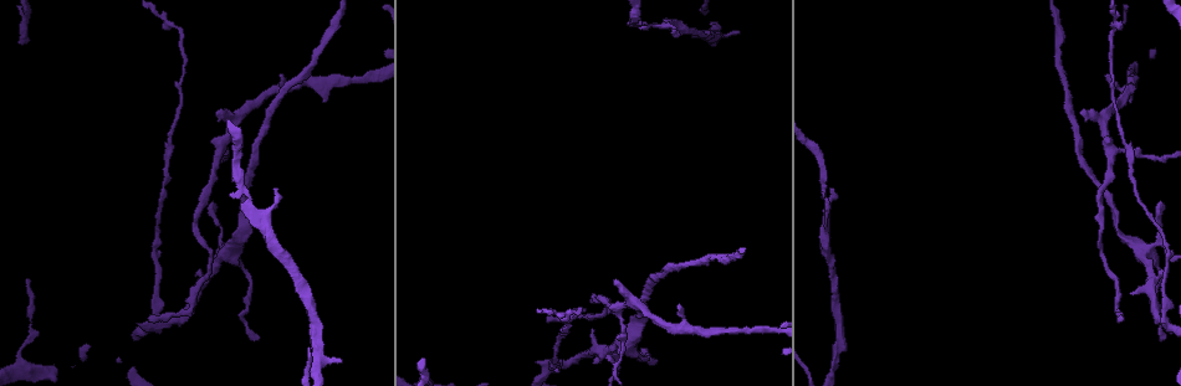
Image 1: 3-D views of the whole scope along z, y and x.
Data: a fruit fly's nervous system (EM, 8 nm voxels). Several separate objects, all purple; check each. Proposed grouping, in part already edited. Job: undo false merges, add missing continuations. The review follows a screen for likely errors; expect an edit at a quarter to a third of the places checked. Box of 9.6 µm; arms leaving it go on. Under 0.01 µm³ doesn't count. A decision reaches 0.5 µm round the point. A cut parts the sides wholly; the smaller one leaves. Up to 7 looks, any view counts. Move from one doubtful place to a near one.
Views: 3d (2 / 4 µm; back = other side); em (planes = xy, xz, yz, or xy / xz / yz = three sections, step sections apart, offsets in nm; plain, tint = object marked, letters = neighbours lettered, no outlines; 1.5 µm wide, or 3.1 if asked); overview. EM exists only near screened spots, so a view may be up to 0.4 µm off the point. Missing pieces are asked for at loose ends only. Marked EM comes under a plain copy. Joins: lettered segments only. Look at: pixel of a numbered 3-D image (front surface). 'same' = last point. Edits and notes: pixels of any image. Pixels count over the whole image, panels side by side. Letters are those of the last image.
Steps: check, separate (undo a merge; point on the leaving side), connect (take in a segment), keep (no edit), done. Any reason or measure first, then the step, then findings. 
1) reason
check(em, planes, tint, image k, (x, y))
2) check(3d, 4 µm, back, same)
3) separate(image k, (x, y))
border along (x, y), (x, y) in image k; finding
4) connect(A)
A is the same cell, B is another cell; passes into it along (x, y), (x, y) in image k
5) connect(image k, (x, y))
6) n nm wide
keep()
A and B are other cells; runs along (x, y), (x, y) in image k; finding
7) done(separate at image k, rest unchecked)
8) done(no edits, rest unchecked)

free end
check(em, planes, letters, image 1, (610, 359))

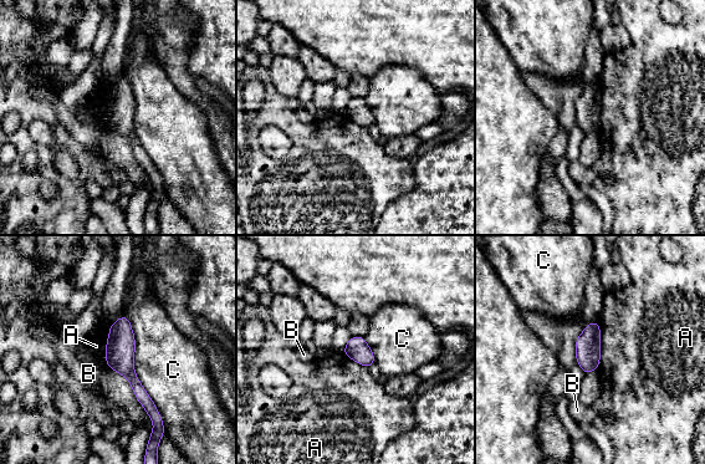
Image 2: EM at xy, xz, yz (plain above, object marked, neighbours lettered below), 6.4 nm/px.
150 nm wide
keep()
A, B and C are other cells; runs along (123, 319), (123, 365), (153, 413) in image 2; no lettered segment goes on from it

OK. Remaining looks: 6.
thin end
check(3d, 4 µm, image 1, (280, 77))

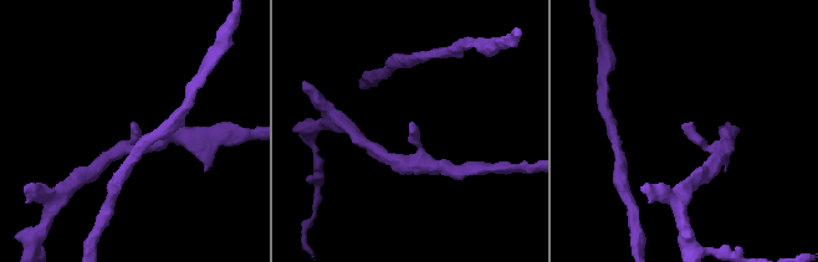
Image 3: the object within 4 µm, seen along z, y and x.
shape alone is not enough
check(em, xz, step 4, letters, image 3, (133, 124))

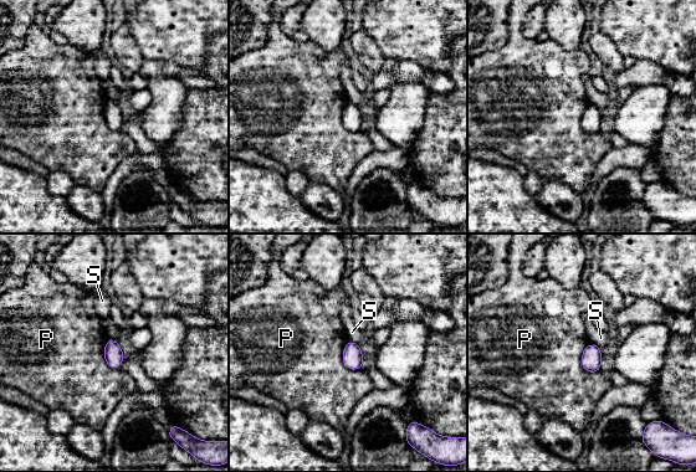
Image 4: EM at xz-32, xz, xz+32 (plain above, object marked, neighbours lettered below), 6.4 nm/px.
check(em, planes, letters, same)

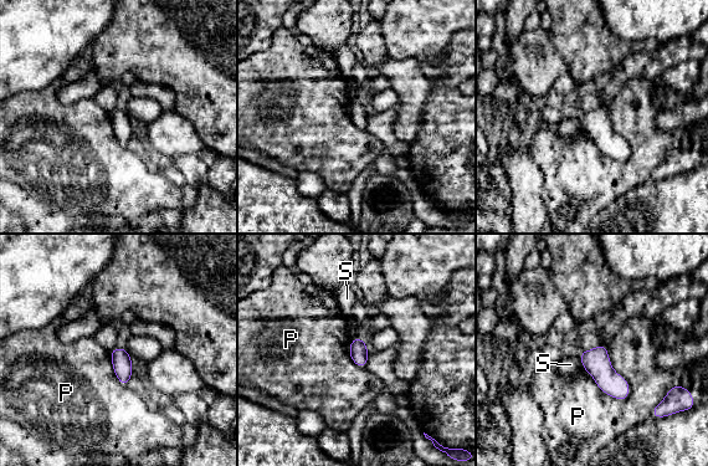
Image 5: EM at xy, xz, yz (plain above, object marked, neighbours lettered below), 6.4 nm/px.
keep()
P and S are other cells; border along (606, 347), (625, 400) in image 5; no lettered segment goes on from it

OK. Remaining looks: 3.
branch stops here
check(em, xy, step 8, tint, image 1, (341, 359))

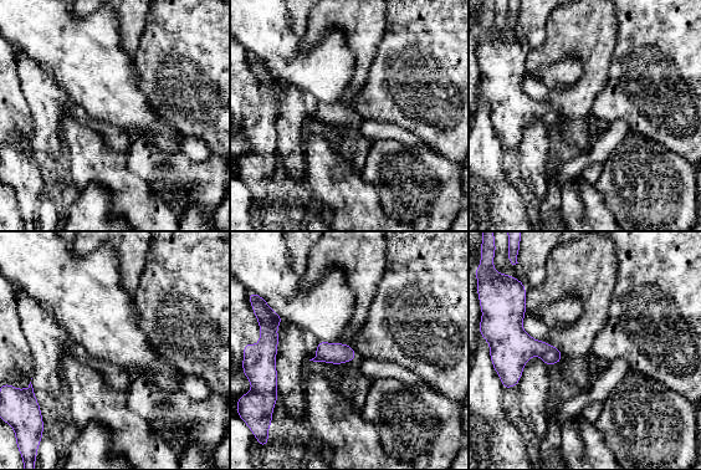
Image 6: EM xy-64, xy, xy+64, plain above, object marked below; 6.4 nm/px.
another direction
check(em, planes, letters, same)

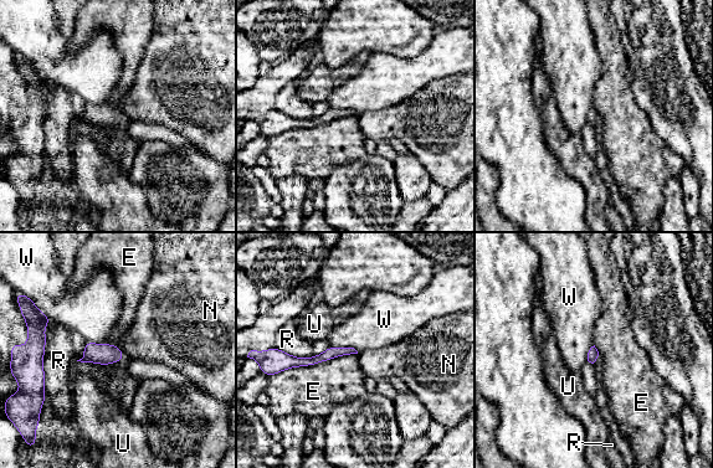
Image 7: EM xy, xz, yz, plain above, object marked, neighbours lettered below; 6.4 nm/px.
E touches over 550 nm
keep()
E, N, R, U and W are other cells; none of them fits

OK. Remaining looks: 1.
done(no edits, rest unchecked)

